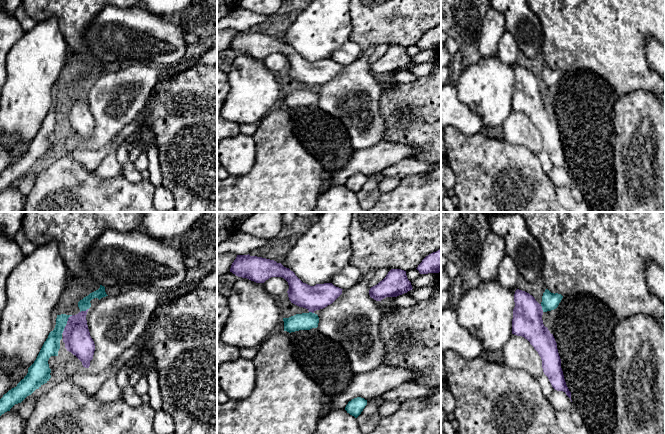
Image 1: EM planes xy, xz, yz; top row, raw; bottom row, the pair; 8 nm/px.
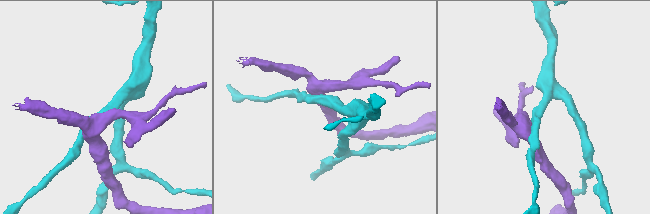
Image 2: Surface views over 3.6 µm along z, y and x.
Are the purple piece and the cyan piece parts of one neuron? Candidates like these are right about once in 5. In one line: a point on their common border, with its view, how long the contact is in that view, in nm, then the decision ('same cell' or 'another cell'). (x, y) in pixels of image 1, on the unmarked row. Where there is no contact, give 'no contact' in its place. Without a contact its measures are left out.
xy (68, 95) | 90 nm | another cell

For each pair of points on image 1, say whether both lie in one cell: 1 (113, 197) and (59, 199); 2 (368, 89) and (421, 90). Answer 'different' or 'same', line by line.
1: same
2: different

